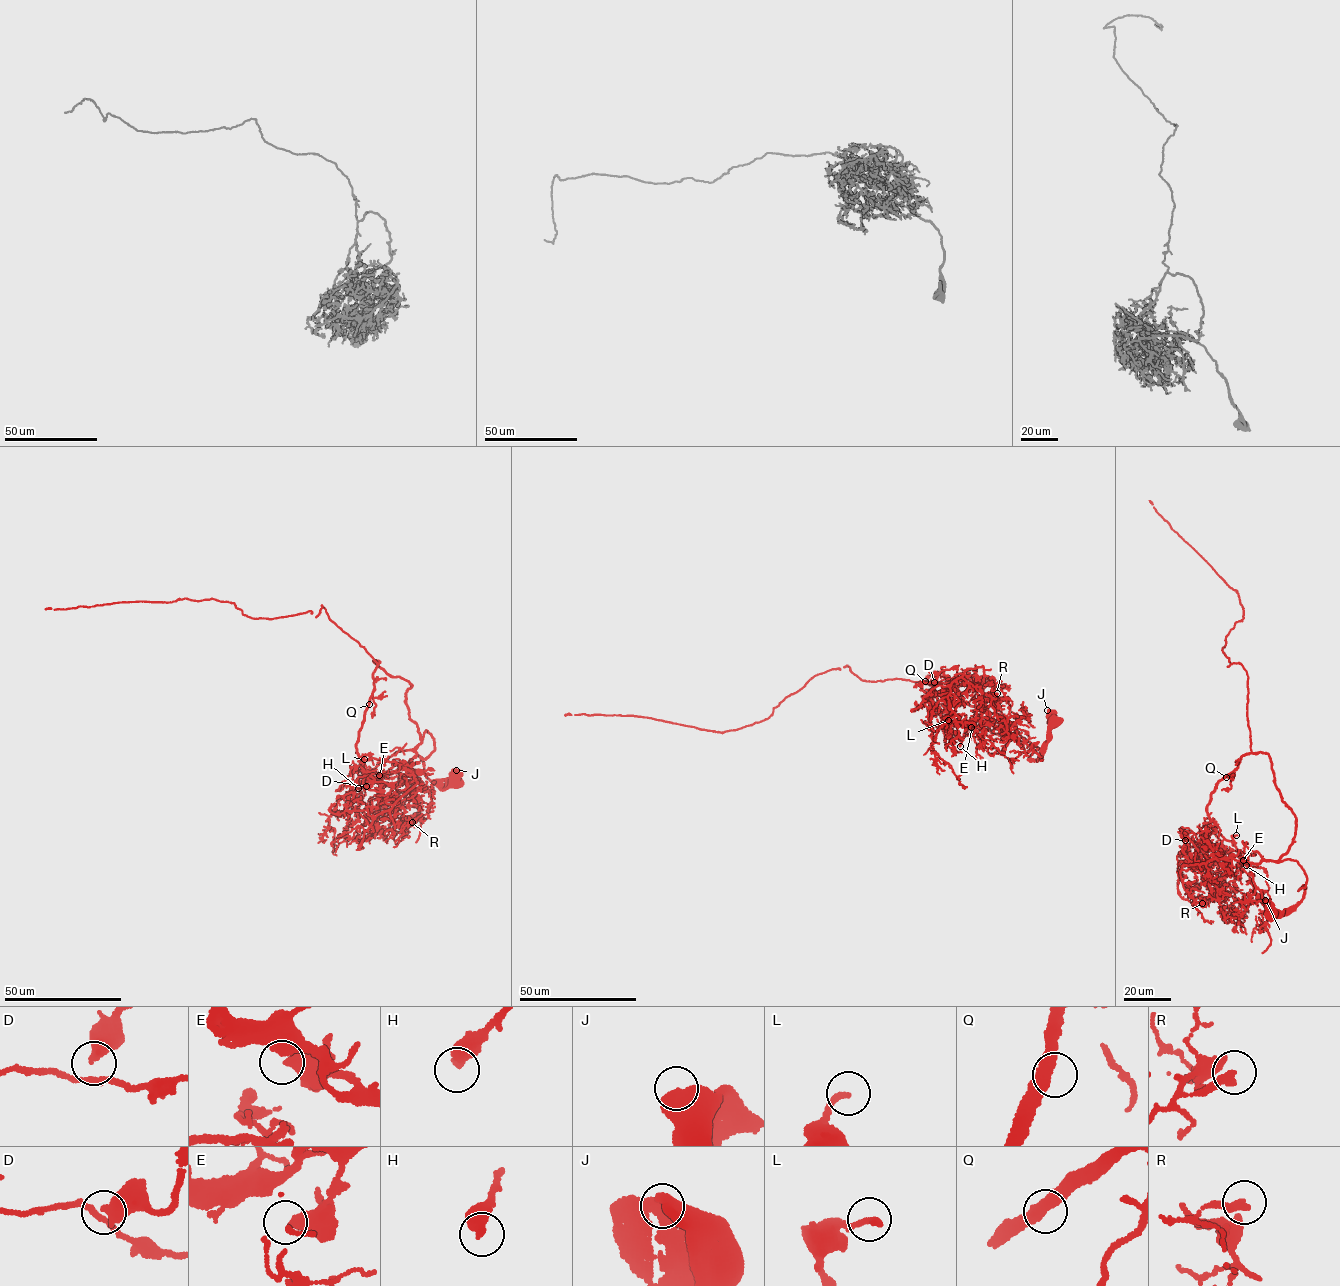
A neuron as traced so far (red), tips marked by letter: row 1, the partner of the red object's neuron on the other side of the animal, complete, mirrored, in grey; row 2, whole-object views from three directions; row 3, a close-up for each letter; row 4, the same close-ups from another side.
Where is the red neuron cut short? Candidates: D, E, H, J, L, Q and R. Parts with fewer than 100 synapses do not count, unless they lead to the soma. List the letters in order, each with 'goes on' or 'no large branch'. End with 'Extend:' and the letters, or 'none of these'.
D: no large branch
E: no large branch
H: goes on
J: no large branch
L: no large branch
Q: no large branch
R: no large branch
Extend: H

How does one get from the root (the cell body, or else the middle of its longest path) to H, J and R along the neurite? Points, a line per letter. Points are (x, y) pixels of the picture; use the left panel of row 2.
H: (455, 783), (425, 775), (419, 756), (434, 748), (426, 730), (414, 748), (370, 769), (358, 788)
J: (455, 783), (458, 781), (456, 770)
R: (455, 783), (425, 775), (426, 730), (405, 766), (417, 782), (390, 810), (395, 824), (412, 822)

